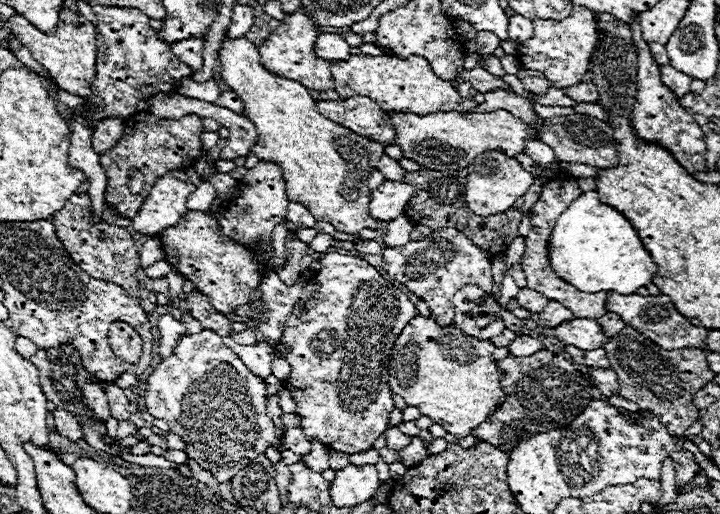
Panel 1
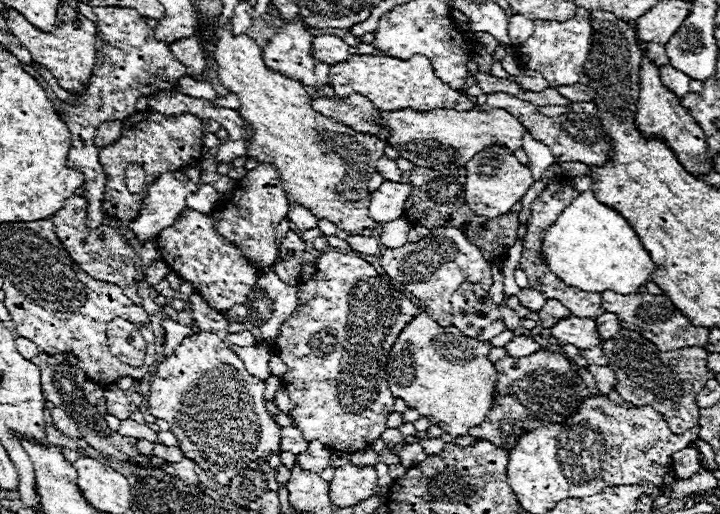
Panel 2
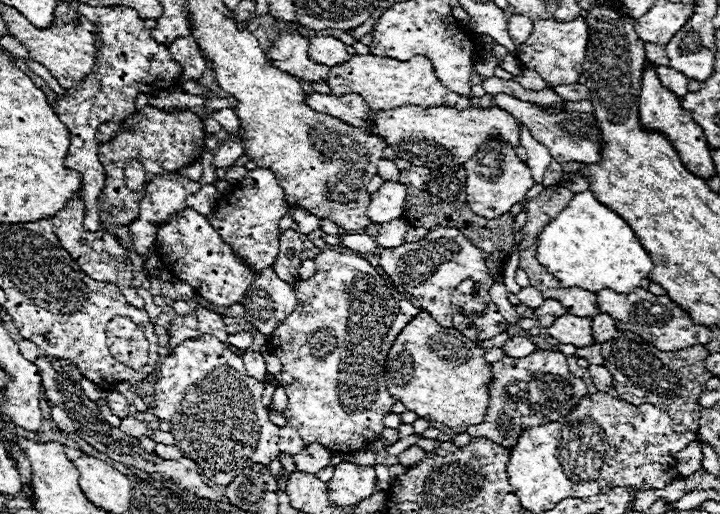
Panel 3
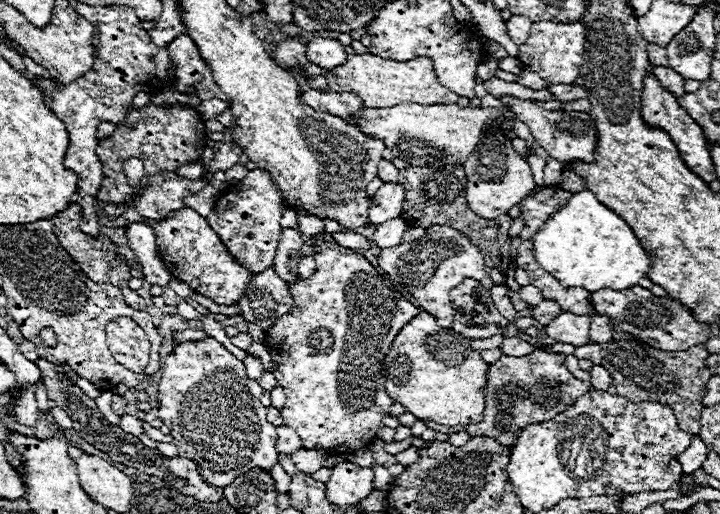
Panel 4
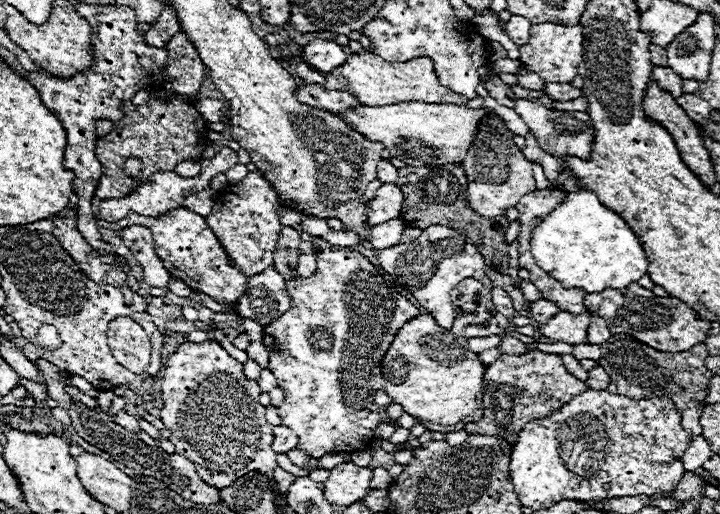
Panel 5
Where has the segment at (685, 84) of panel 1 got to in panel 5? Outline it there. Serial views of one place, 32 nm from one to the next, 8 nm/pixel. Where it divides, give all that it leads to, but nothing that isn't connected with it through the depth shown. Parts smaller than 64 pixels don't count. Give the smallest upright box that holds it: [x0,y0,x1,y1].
[652,66,684,98]

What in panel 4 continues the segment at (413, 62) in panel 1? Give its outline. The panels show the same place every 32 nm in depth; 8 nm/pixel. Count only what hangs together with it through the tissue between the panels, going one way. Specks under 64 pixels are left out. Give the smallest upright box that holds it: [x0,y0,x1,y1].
[326,54,470,106]

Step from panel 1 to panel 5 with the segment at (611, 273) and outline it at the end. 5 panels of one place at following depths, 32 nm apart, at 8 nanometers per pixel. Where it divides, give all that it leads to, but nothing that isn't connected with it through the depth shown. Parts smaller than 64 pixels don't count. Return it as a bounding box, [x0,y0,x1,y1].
[530,190,648,294]

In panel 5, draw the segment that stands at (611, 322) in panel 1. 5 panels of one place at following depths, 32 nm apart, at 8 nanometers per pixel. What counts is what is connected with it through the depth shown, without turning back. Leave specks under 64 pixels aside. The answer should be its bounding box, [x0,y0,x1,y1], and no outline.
[588,316,610,344]

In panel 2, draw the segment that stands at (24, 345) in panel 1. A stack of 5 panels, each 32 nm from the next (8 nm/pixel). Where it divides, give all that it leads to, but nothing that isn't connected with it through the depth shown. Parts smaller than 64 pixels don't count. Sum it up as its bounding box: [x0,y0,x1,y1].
[16,338,38,360]

